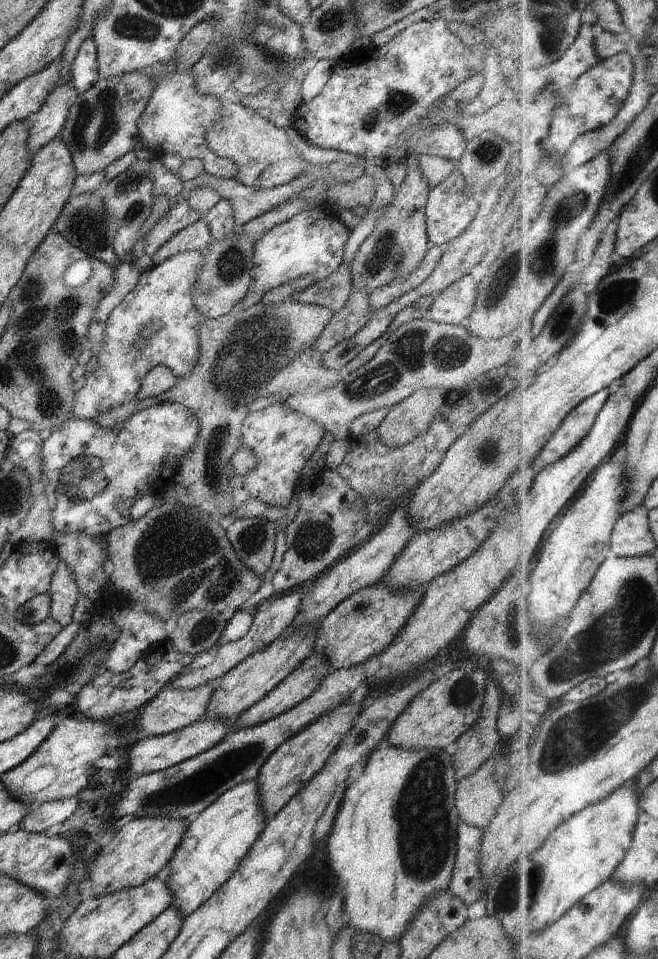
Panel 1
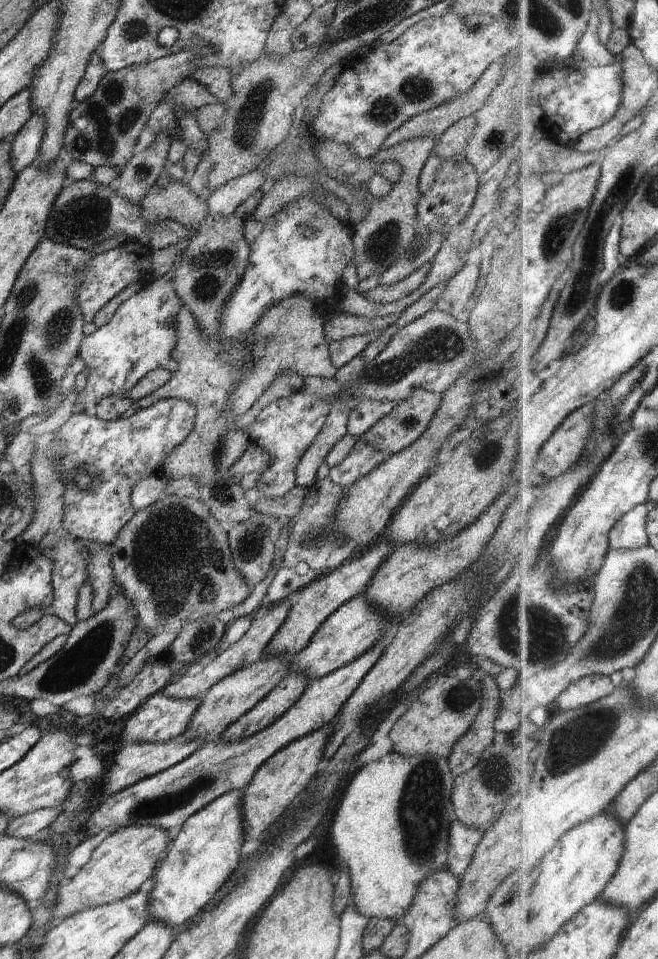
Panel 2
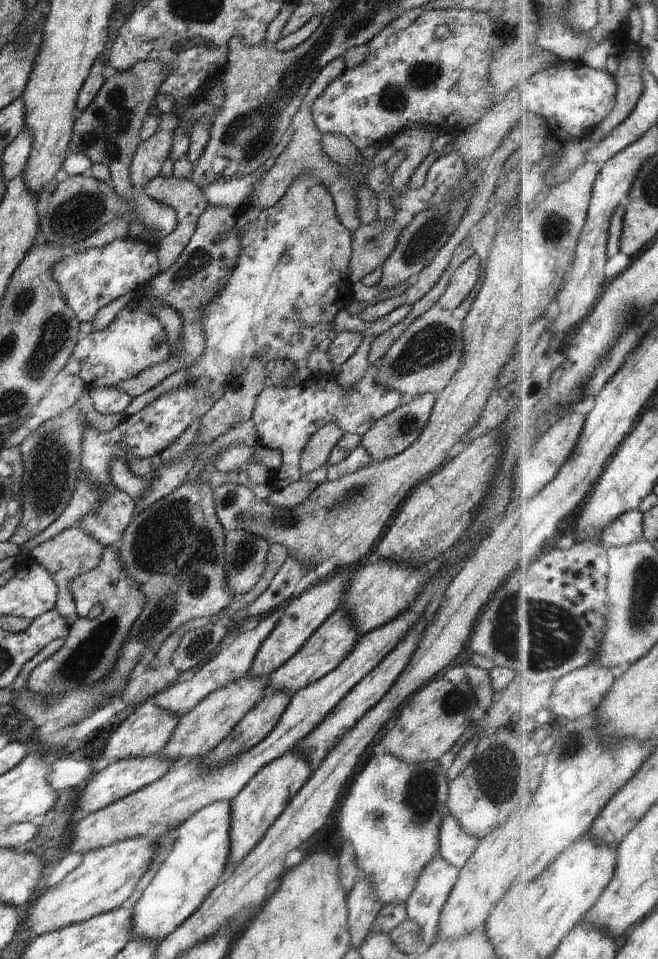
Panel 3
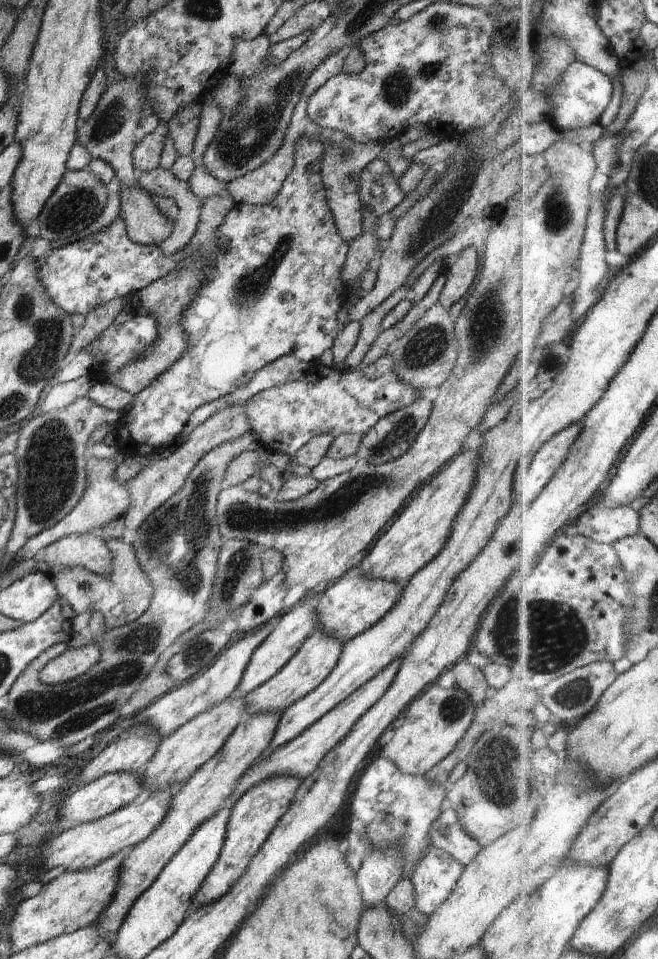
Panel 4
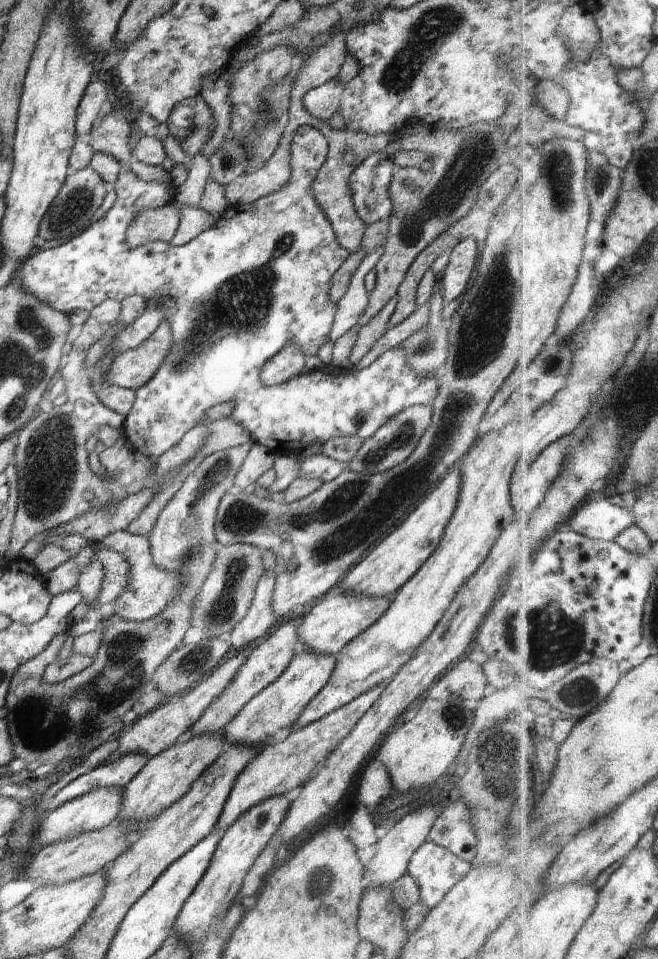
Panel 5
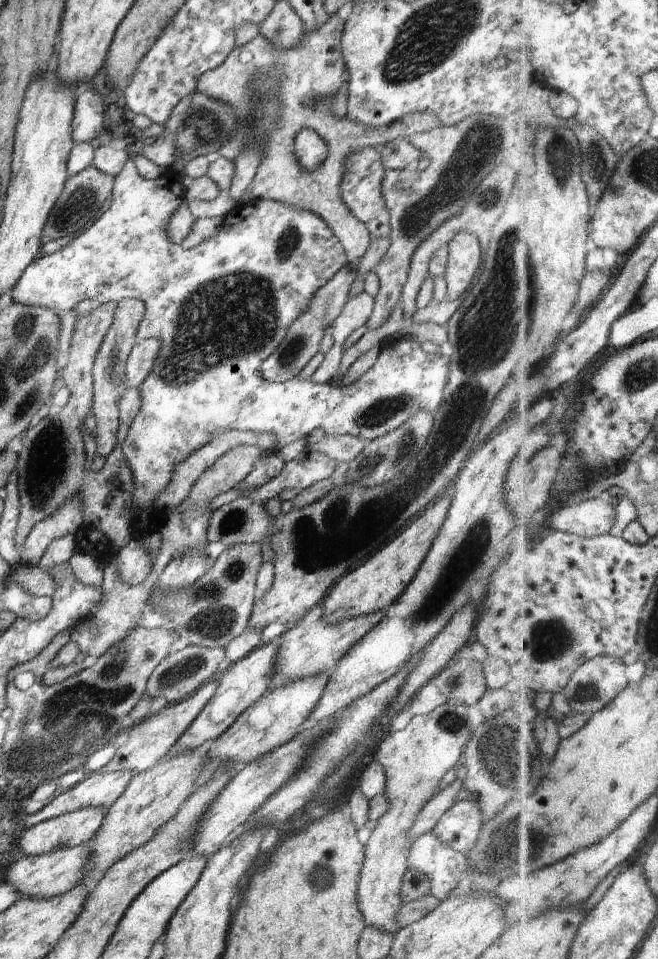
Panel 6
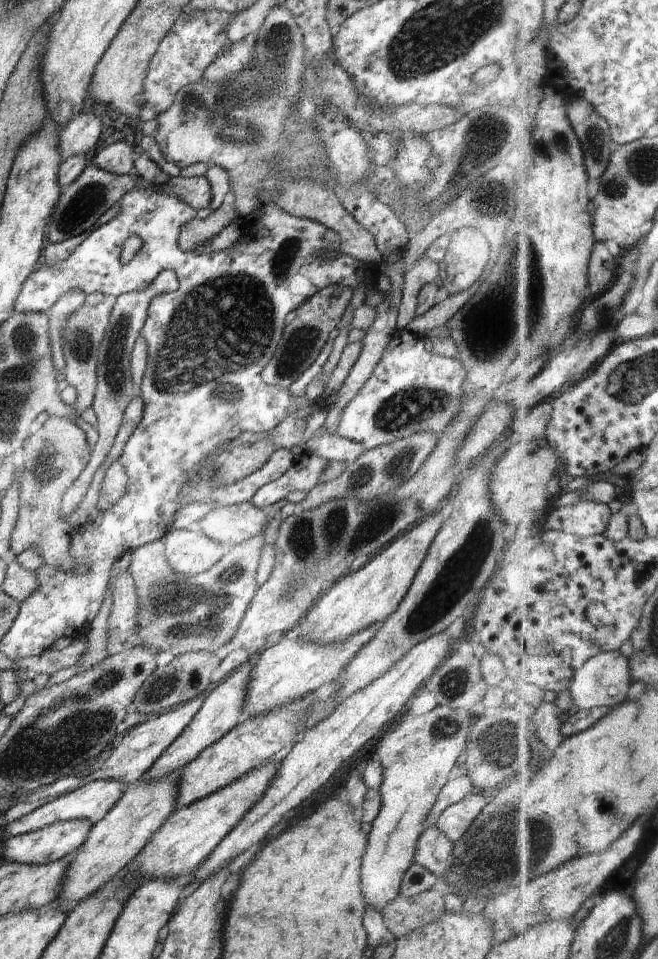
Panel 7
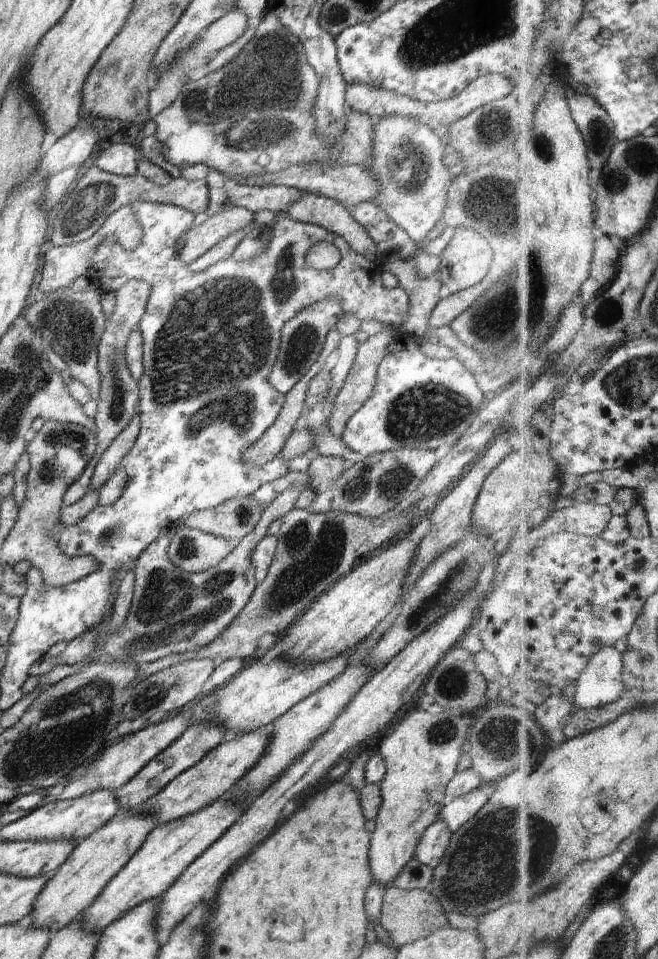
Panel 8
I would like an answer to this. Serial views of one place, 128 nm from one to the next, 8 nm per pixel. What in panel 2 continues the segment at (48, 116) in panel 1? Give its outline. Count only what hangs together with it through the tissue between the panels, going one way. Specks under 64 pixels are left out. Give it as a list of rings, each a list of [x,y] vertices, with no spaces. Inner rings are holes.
[[[38,111],[11,139],[11,167],[16,174],[39,158],[44,129],[45,117]]]

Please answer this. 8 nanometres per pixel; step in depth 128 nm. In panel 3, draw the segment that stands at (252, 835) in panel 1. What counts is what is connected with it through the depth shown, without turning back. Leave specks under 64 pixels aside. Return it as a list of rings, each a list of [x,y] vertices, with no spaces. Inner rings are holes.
[[[216,801],[201,808],[179,826],[179,835],[172,843],[170,854],[134,905],[131,929],[135,939],[160,942],[172,934],[189,916],[192,916],[193,912],[196,912],[209,892],[220,882],[230,852],[230,829],[231,805],[226,801]]]

